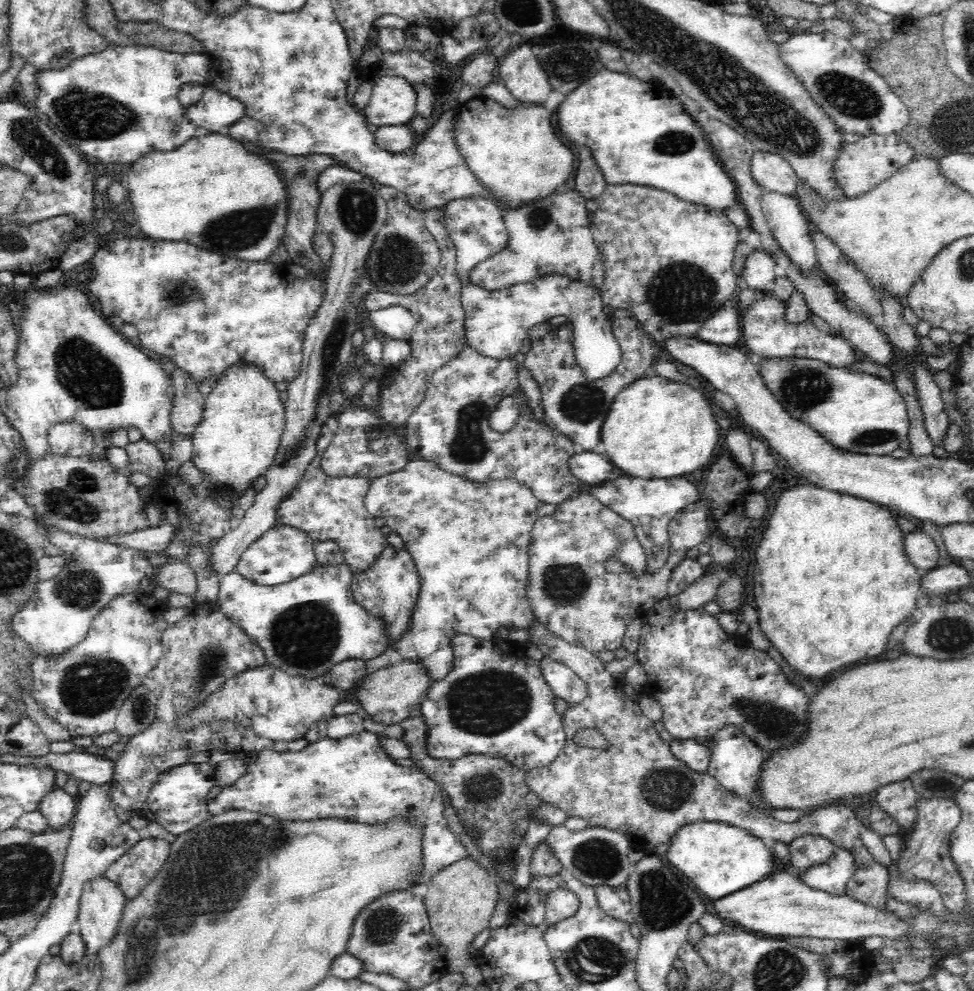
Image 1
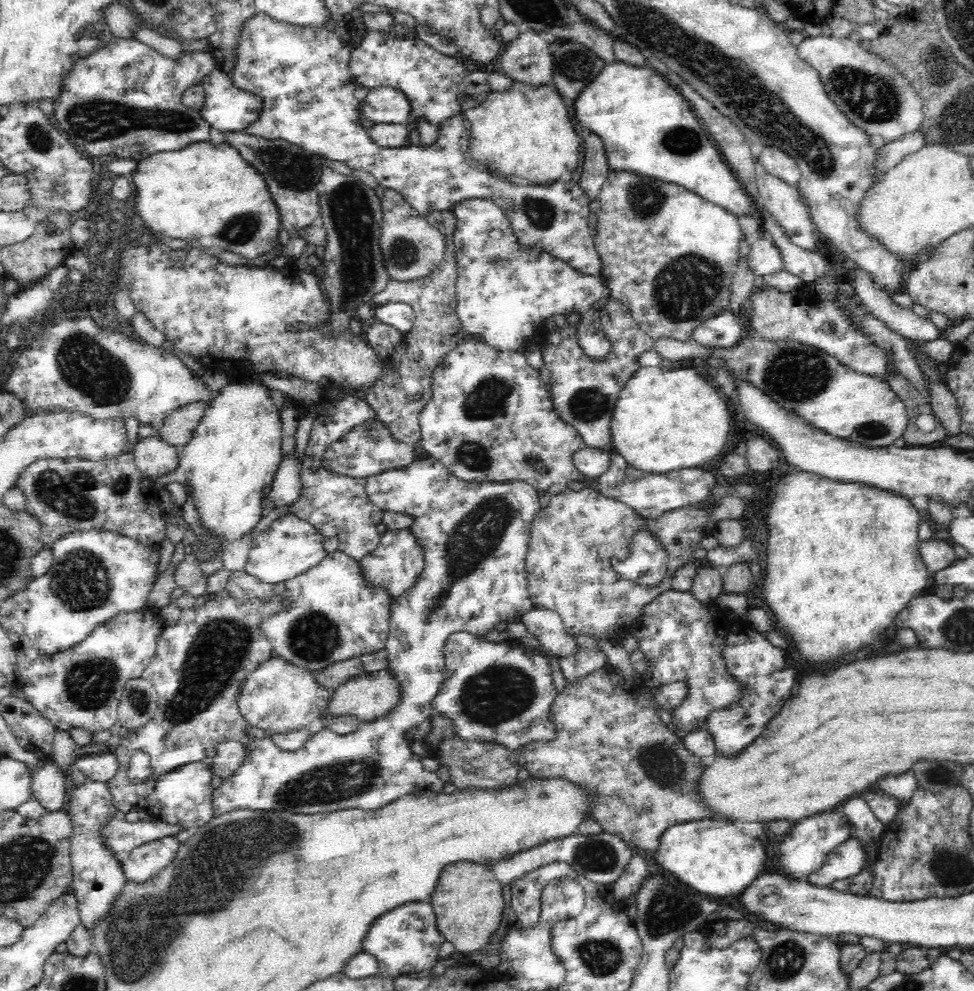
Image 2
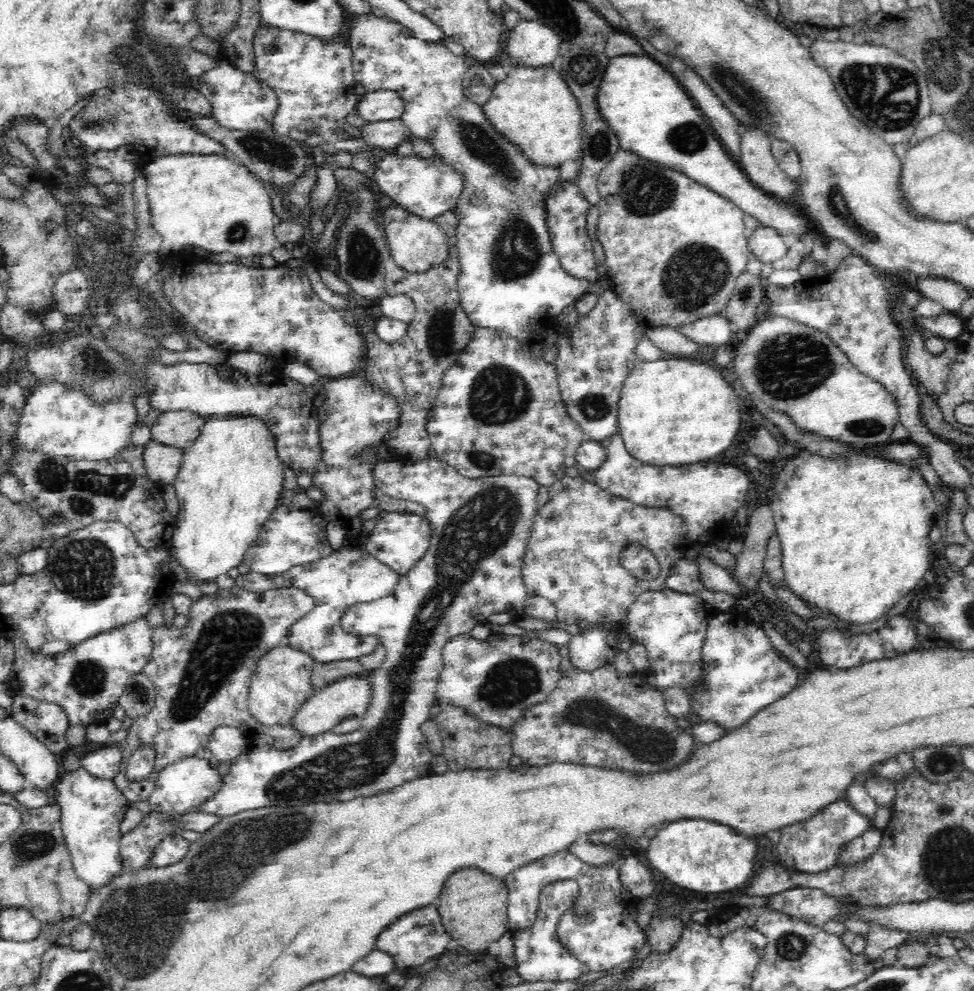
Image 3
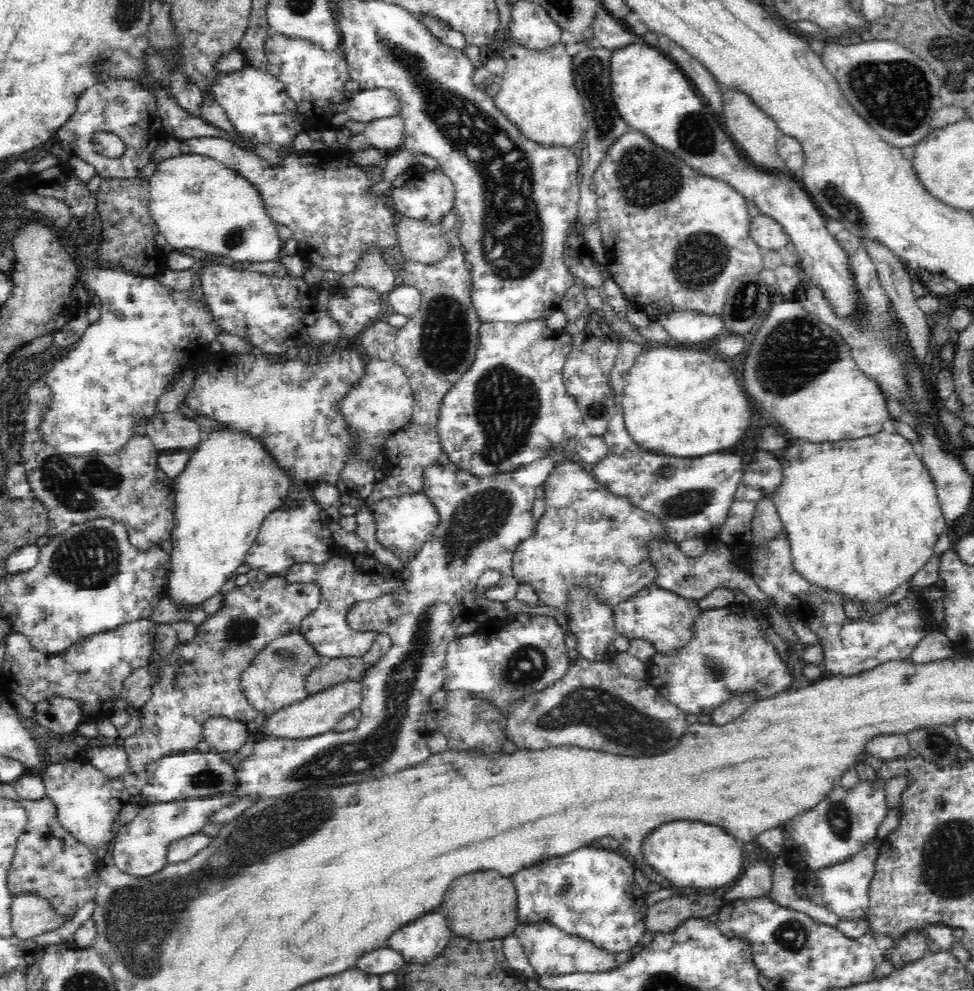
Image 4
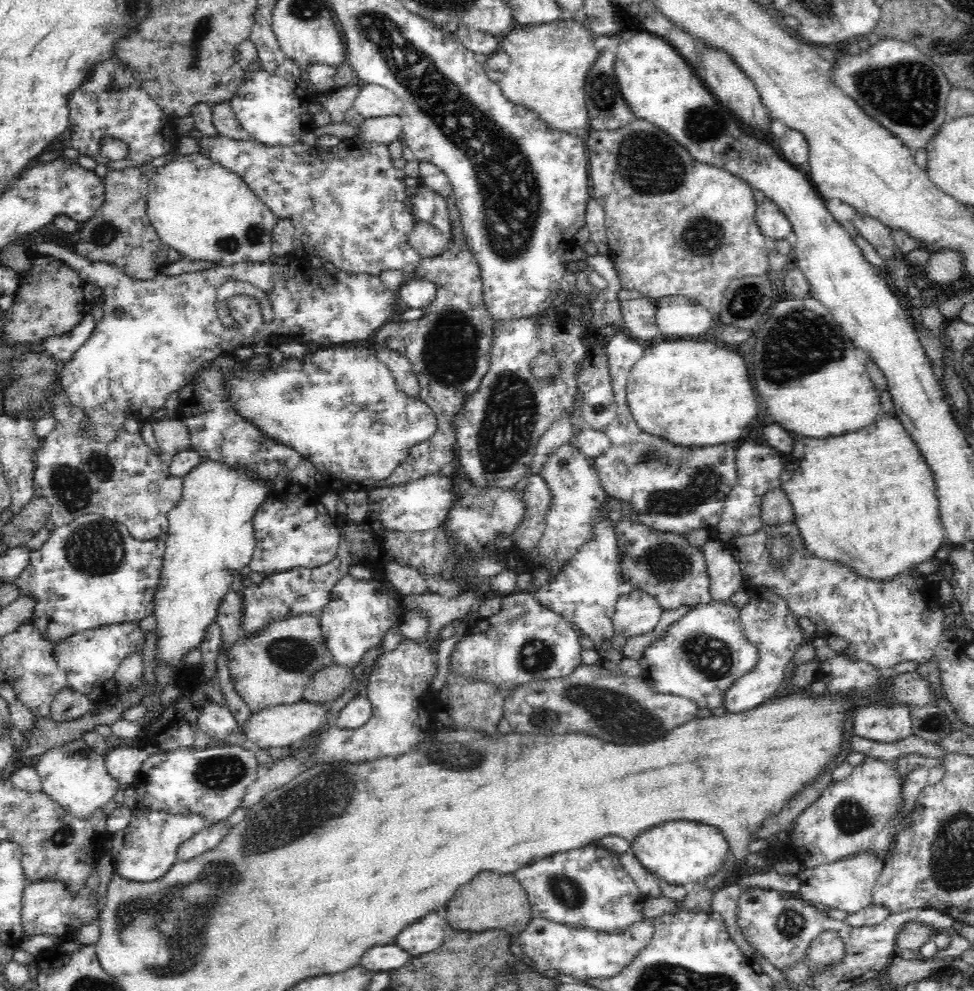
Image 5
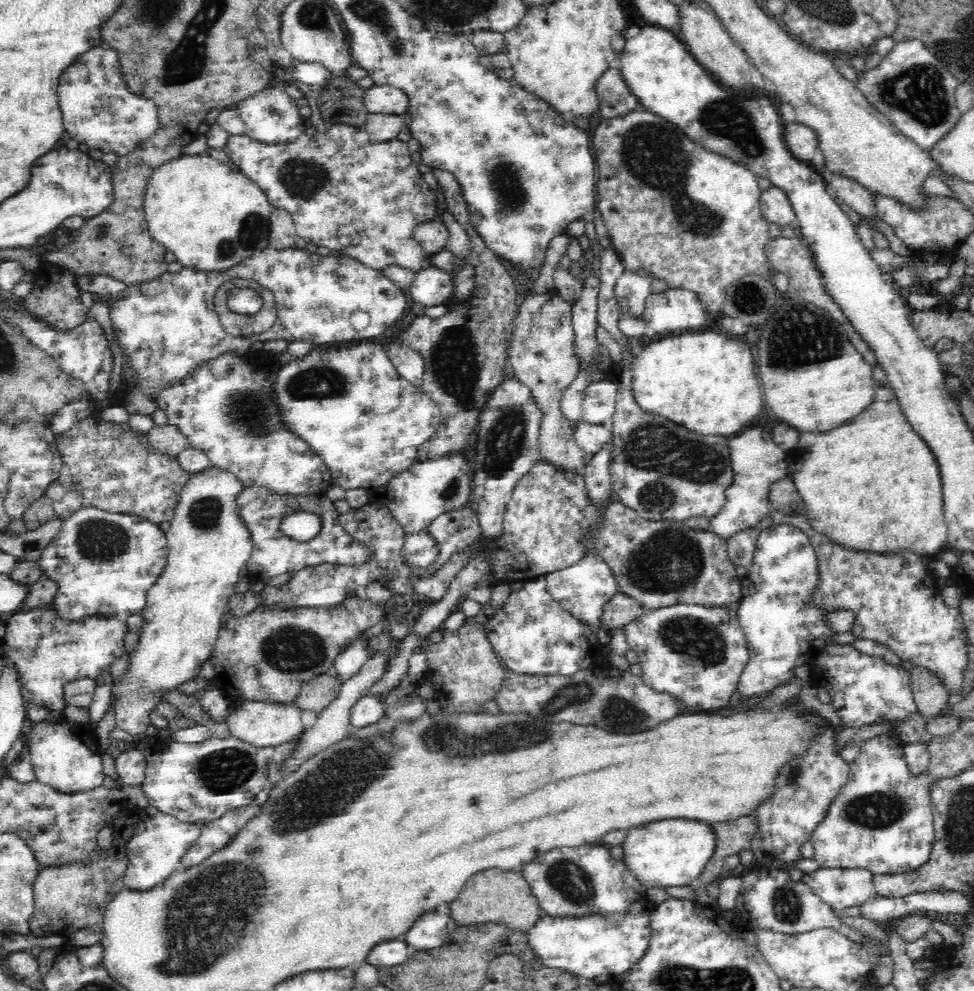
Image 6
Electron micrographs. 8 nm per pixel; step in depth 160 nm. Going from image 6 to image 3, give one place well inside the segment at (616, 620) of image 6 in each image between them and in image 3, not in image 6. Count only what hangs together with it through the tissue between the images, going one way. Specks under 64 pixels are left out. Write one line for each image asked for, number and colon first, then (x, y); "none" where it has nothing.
3: (671, 625)
4: (654, 614)
5: (636, 613)

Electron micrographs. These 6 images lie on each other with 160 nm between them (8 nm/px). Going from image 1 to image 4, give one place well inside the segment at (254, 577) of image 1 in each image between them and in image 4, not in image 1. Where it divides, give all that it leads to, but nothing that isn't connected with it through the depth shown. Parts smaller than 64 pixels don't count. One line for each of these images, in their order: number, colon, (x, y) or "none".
2: (290, 545)
3: (290, 537)
4: (285, 538)

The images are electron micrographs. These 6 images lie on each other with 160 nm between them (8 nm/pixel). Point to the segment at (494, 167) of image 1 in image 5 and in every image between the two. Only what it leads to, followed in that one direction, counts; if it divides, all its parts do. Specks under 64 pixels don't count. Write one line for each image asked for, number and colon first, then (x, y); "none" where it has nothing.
2: (526, 131)
3: (534, 107)
4: (538, 92)
5: (549, 63)

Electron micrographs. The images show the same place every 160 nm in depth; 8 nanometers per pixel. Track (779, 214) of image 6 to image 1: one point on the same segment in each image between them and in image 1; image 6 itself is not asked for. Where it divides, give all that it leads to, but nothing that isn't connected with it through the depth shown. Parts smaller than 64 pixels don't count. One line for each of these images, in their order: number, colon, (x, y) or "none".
1: (759, 271)
2: (764, 257)
3: (765, 243)
4: (768, 233)
5: (774, 224)

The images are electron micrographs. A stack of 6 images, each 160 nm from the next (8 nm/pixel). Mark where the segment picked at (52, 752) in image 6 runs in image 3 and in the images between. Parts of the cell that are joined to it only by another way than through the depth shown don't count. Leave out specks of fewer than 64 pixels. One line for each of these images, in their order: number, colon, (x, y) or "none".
3: (92, 808)
4: (87, 801)
5: (69, 773)

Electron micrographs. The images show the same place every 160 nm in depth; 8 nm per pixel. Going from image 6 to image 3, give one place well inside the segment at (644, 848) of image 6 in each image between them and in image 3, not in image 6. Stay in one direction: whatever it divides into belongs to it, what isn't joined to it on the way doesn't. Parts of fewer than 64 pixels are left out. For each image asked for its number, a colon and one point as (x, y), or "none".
3: (701, 855)
4: (688, 854)
5: (680, 852)

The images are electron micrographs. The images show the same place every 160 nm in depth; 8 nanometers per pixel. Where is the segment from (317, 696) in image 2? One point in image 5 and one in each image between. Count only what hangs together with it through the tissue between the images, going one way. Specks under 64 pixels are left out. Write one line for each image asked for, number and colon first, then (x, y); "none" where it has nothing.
3: (280, 682)
4: (275, 678)
5: (271, 667)

